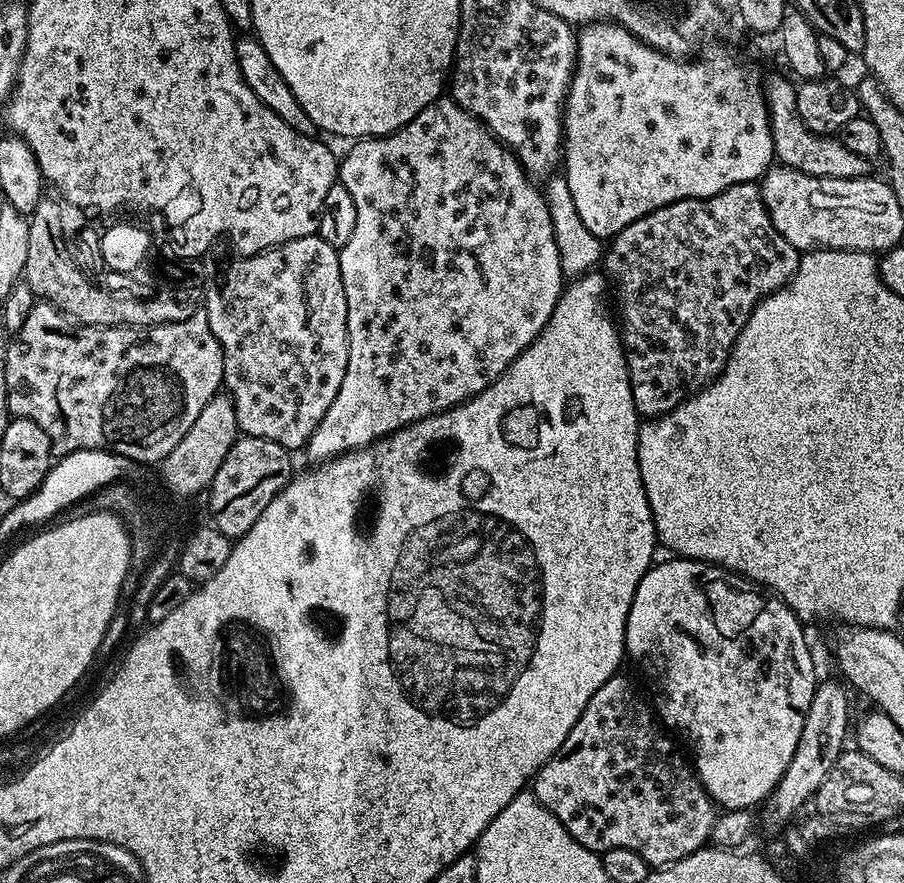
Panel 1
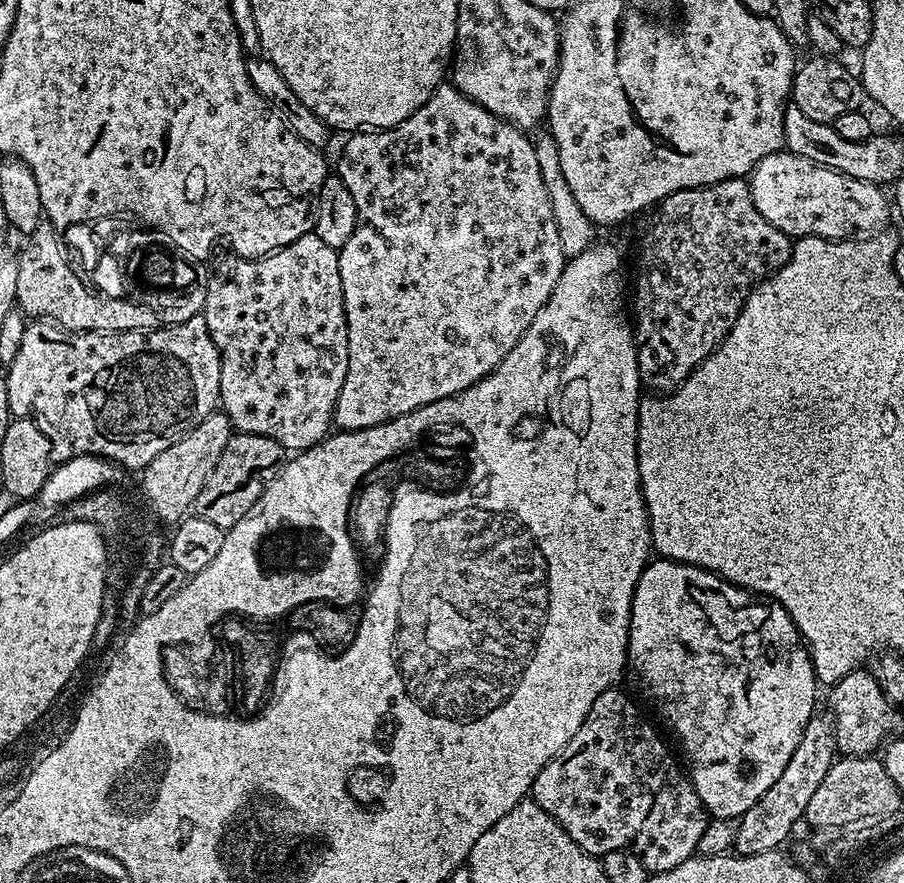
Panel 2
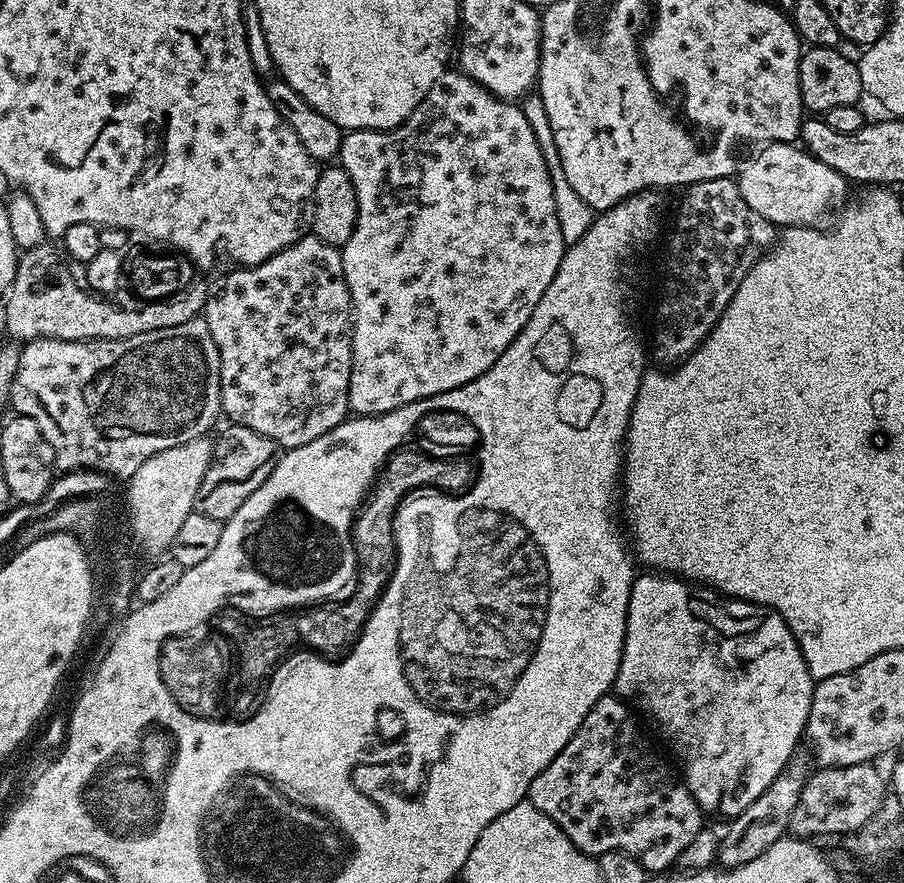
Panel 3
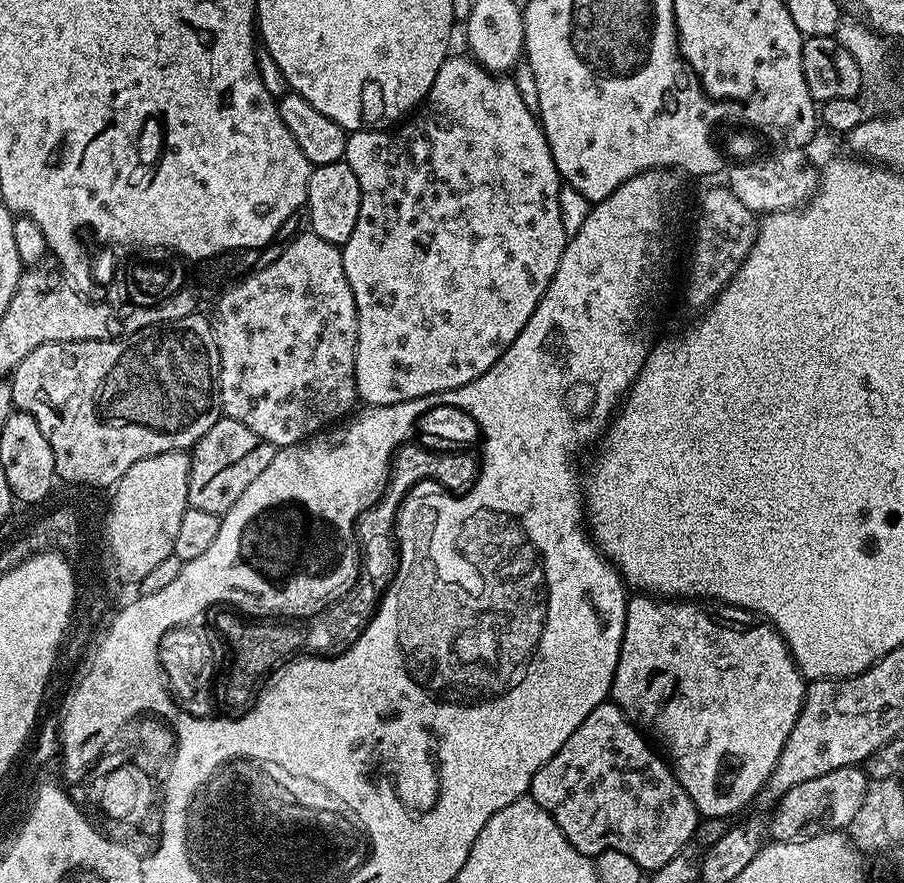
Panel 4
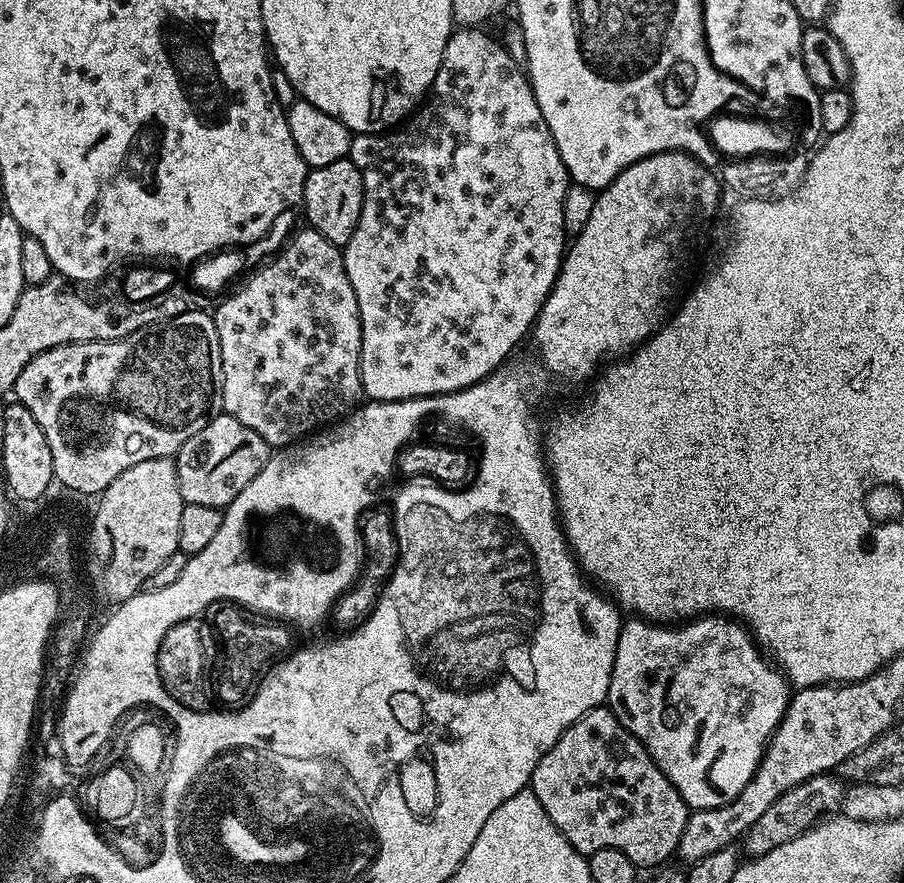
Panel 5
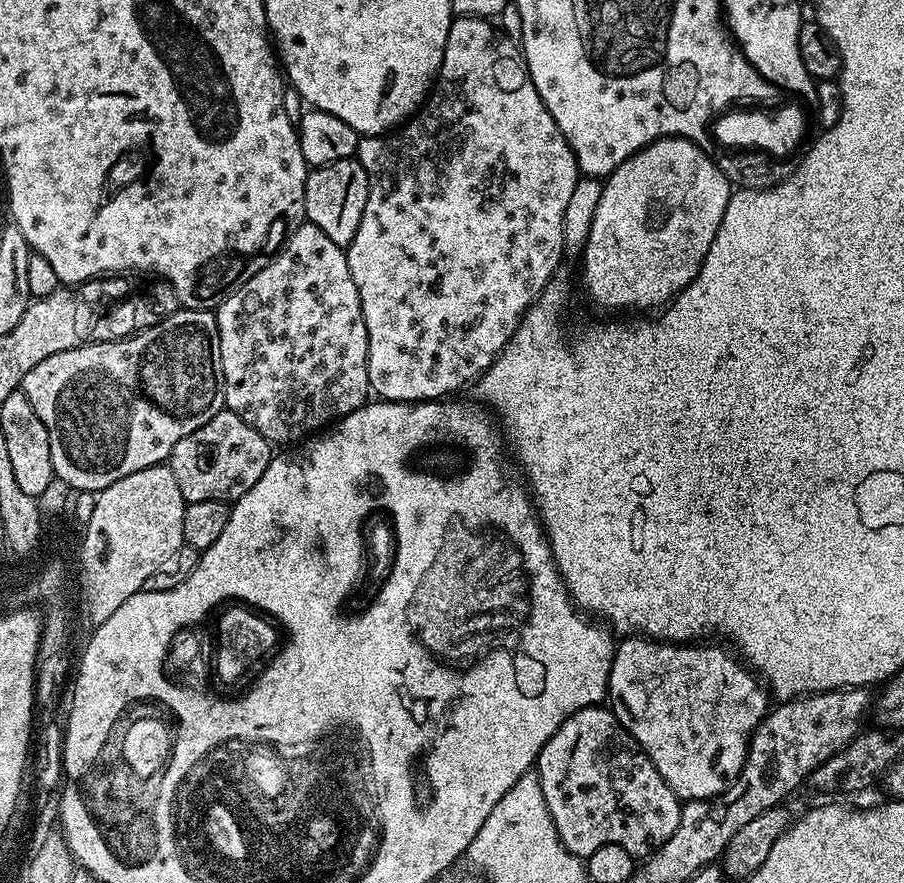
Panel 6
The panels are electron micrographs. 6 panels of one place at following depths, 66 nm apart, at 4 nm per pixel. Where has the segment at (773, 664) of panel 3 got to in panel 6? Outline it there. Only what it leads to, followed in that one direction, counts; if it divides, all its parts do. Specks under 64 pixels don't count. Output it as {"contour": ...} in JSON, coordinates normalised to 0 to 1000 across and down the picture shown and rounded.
{"contour":[[[711,718],[697,720],[681,729],[673,764],[671,801],[704,837],[719,863],[723,863],[737,890],[741,890],[741,895],[746,895],[746,899],[757,908],[790,906],[805,896],[808,886],[817,879],[825,863],[832,828],[852,805],[851,785],[837,762],[804,733],[792,727],[780,729],[783,729],[780,734],[773,734],[770,727],[746,729],[722,725]]]}

